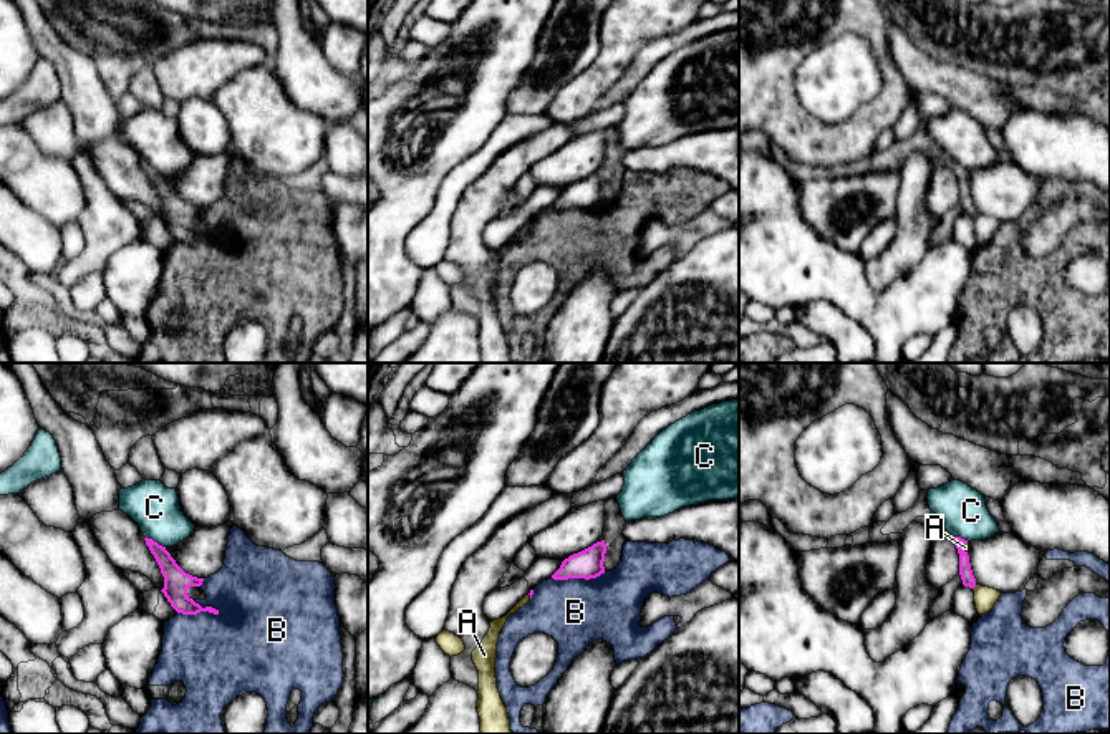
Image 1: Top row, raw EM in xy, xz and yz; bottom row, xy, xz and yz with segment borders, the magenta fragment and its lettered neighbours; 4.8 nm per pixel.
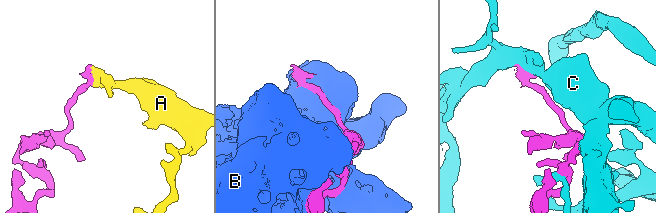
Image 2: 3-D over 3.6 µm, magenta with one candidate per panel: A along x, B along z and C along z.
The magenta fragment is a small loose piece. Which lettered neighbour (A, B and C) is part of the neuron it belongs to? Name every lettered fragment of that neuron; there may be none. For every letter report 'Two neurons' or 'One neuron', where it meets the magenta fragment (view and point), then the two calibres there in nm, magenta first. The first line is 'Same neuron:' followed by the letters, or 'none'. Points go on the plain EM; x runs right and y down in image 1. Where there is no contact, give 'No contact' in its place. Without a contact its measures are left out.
Same neuron: A
A: One neuron. Touches magenta at yz (974, 214). Thickness 70 nm (magenta) against 110 nm
B: Two neurons. Touches magenta at xy (197, 241). Thickness 130 nm (magenta) against 420 nm
C: Two neurons. Touches magenta at xy (156, 171). Thickness 130 nm (magenta) against 240 nm

